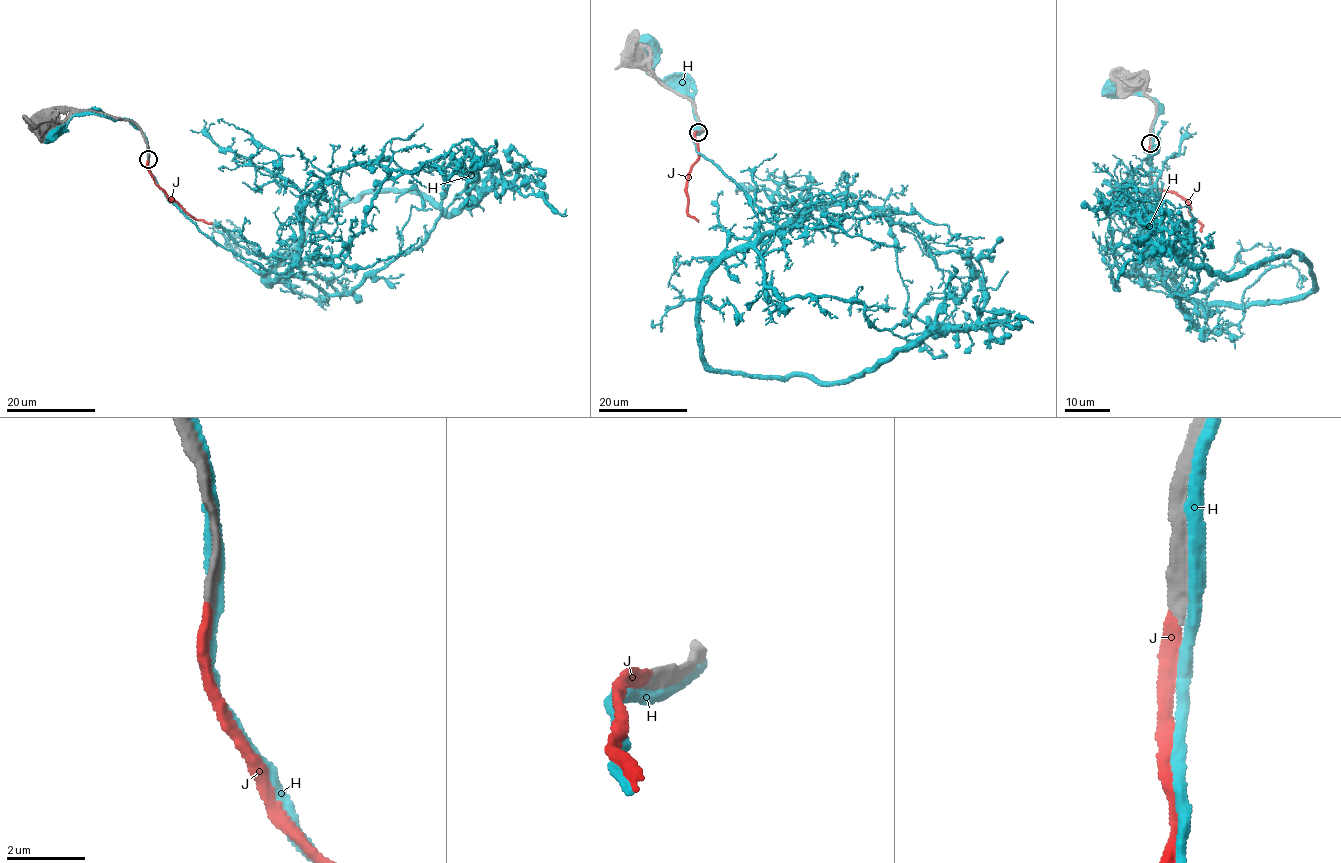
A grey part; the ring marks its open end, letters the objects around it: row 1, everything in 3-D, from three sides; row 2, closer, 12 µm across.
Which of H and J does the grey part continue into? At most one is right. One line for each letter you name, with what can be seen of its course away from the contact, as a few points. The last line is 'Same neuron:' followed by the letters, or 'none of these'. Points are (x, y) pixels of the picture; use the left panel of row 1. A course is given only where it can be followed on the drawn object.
J: course (148, 159), (148, 170), (154, 183), (171, 201), (173, 198), (193, 217), (212, 222)
Same neuron: J

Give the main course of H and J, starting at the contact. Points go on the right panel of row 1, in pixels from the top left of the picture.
H: (1151, 137), (1159, 108), (1141, 92), (1142, 84), (1147, 81), (1131, 90), (1116, 83)
J: (1150, 143), (1152, 190), (1175, 193), (1186, 200), (1202, 231)

